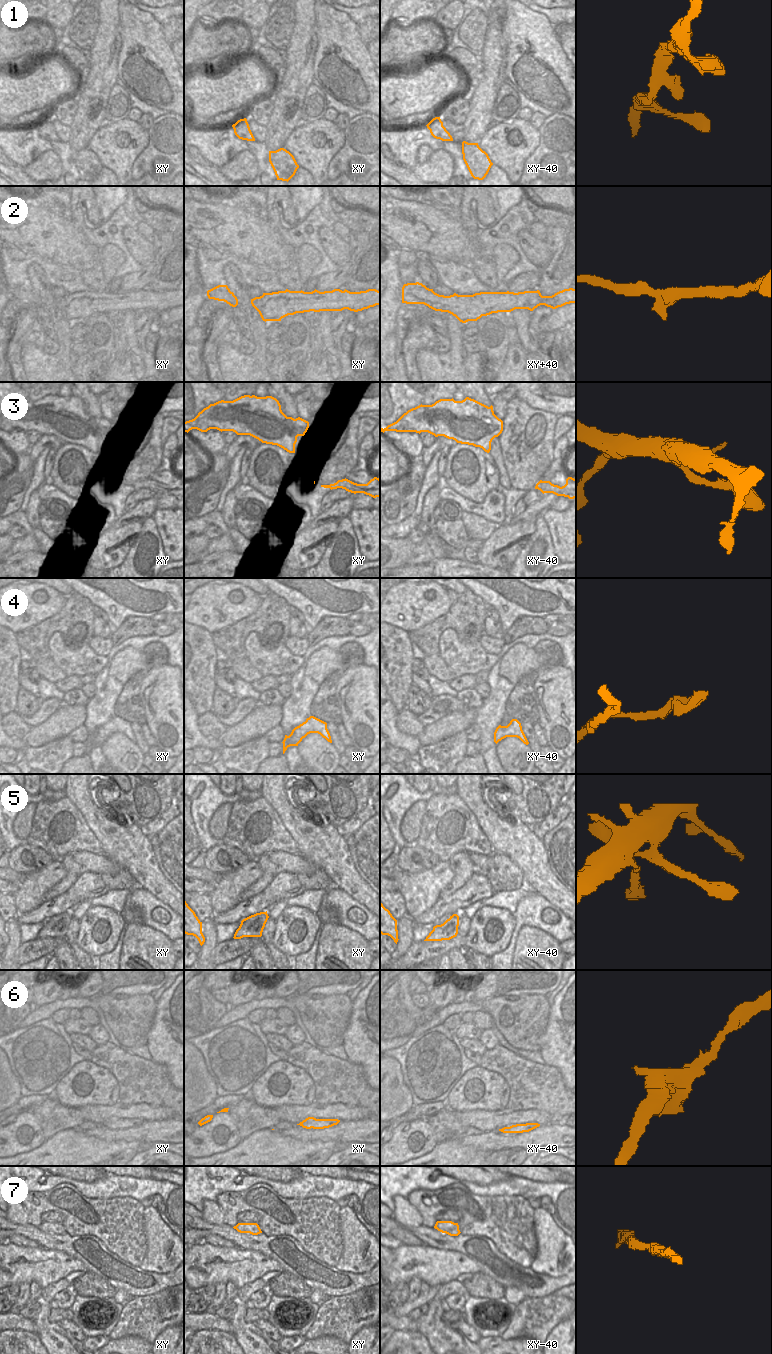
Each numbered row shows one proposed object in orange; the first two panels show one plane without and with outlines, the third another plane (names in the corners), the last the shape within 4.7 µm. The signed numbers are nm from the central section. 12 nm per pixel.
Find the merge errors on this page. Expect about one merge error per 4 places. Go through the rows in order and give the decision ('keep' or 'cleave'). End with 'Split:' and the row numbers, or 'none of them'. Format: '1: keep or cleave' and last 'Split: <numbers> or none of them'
1: keep
2: keep
3: keep
4: keep
5: cleave
6: keep
7: keep
Split: 5

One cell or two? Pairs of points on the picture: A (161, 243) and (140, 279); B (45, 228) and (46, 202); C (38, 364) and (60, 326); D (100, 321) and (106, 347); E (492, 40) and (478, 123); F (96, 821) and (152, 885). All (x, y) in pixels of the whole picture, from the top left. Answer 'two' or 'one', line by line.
A: one
B: two
C: one
D: one
E: one
F: one

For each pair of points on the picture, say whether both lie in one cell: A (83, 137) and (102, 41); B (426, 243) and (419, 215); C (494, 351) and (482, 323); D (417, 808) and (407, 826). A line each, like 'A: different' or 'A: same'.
A: same
B: same
C: same
D: same

